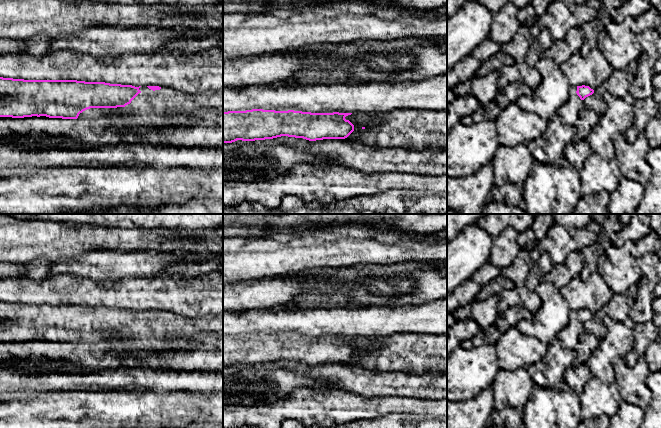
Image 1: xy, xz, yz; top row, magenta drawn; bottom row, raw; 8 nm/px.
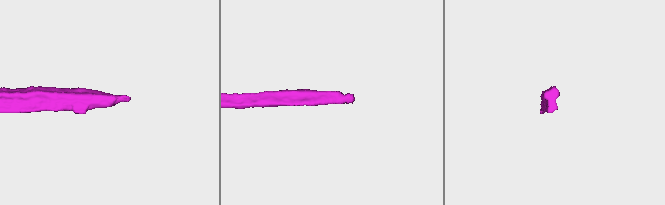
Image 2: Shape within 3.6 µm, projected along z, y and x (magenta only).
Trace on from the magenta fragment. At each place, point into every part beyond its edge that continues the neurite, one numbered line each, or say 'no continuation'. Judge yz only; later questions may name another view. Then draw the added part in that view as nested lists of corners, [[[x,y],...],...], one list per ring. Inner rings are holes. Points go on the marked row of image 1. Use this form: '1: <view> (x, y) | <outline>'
1: yz (569, 112) | [[[570,86],[569,100],[556,112],[564,124],[574,126],[579,118],[579,112],[584,107],[583,100],[576,93],[577,86]]]

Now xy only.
1: xy (149, 106) | [[[141,86],[141,91],[130,104],[117,108],[90,108],[79,114],[79,119],[105,119],[142,125],[159,123],[165,119],[185,121],[201,109],[216,108],[223,111],[223,90],[207,90],[201,94],[161,87],[151,90]]]

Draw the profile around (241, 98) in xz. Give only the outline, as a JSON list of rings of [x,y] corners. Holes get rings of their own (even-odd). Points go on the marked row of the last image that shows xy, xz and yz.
[[[447,73],[420,80],[345,82],[309,86],[264,84],[223,87],[223,112],[252,109],[311,113],[380,113],[398,109],[447,111]]]

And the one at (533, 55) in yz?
[[[542,30],[536,38],[532,39],[525,61],[513,66],[505,66],[499,72],[497,87],[504,89],[510,84],[524,82],[532,90],[535,90],[541,82],[541,75],[536,68],[537,61],[541,58],[540,53],[546,50],[552,43],[553,38],[548,30]]]

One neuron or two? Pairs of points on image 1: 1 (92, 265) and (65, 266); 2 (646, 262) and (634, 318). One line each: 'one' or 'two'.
1: one
2: one

